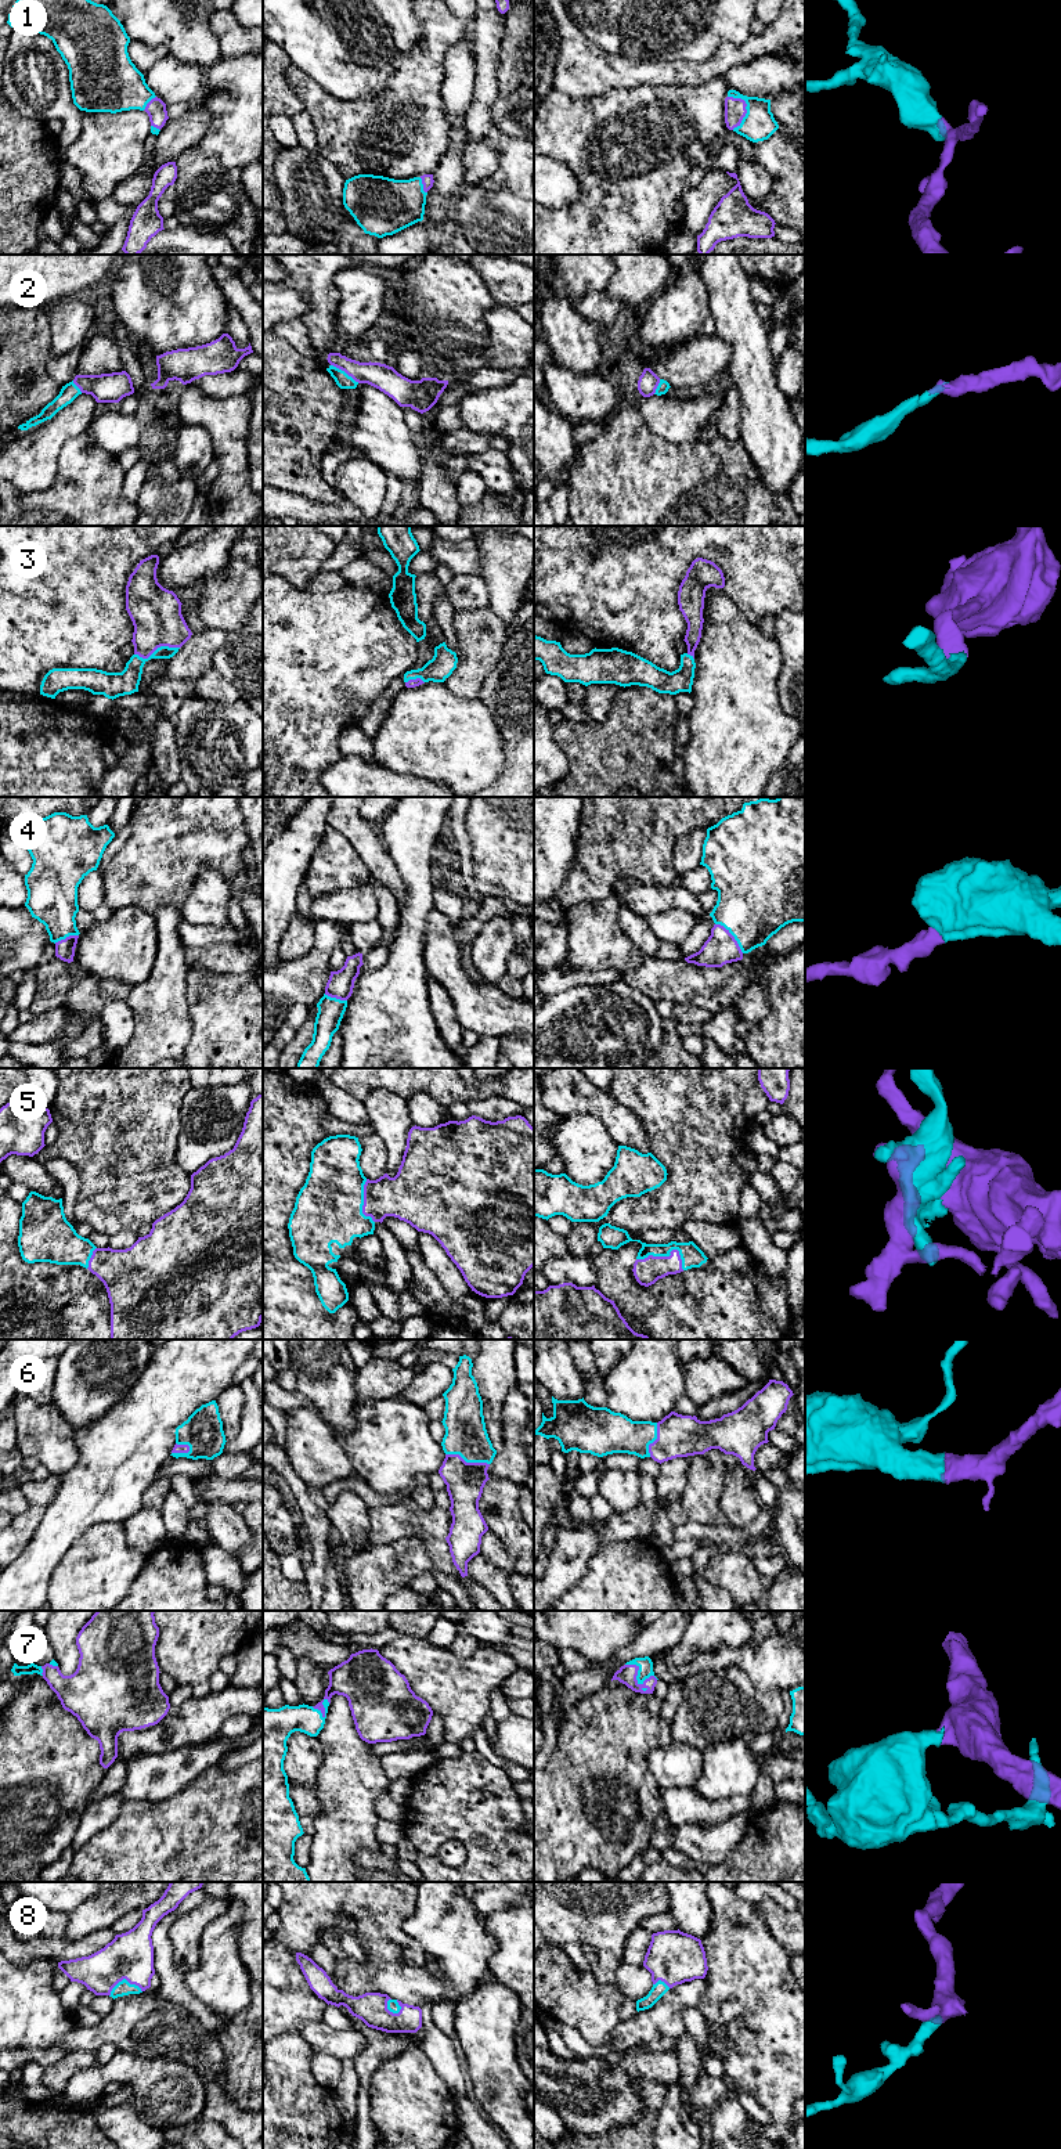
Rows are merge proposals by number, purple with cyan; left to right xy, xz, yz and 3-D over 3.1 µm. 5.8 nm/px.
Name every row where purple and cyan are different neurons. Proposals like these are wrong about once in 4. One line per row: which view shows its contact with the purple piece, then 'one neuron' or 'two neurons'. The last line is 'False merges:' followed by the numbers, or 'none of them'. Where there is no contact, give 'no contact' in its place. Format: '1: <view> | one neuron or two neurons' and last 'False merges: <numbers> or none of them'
1: yz | one neuron
2: xz | one neuron
3: xy | one neuron
4: yz | one neuron
5: yz | one neuron
6: xz | one neuron
7: yz | one neuron
8: xy | one neuron
False merges: none of them

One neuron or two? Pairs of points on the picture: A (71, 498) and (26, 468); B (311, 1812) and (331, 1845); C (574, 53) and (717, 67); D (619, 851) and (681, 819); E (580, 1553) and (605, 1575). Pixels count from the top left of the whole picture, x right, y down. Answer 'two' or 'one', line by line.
A: two
B: two
C: one
D: one
E: two

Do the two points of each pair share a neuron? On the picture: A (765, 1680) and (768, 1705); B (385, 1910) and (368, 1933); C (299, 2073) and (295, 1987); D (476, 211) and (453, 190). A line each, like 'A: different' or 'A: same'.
A: different
B: different
C: different
D: different

